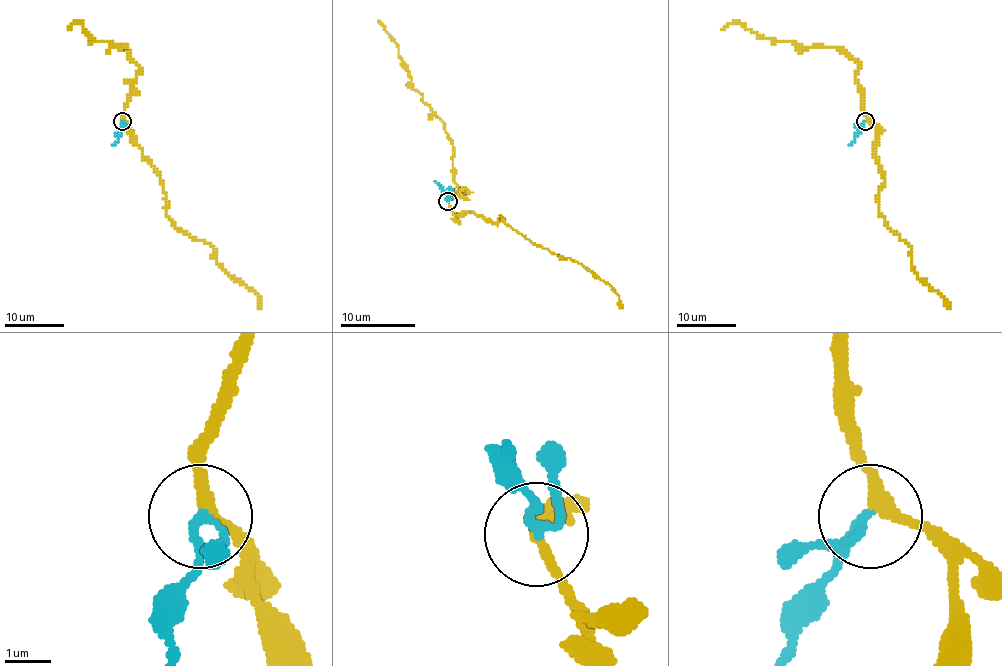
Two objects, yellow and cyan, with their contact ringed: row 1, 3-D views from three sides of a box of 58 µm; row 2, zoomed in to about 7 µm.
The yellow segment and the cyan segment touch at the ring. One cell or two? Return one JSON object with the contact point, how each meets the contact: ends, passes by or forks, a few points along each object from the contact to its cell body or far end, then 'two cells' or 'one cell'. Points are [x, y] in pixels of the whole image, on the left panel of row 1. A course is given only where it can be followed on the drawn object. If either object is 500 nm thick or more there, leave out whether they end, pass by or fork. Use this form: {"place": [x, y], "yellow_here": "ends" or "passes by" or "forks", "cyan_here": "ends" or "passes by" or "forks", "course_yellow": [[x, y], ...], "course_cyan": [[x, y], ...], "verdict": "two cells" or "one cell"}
{"place": [122, 121], "yellow_here": "passes by", "cyan_here": "passes by", "course_yellow": [[122, 120], [159, 175], [165, 192], [165, 214], [177, 227], [214, 249], [220, 264], [258, 296], [260, 309]], "course_cyan": [[122, 122], [119, 140], [111, 144]], "verdict": "two cells"}

